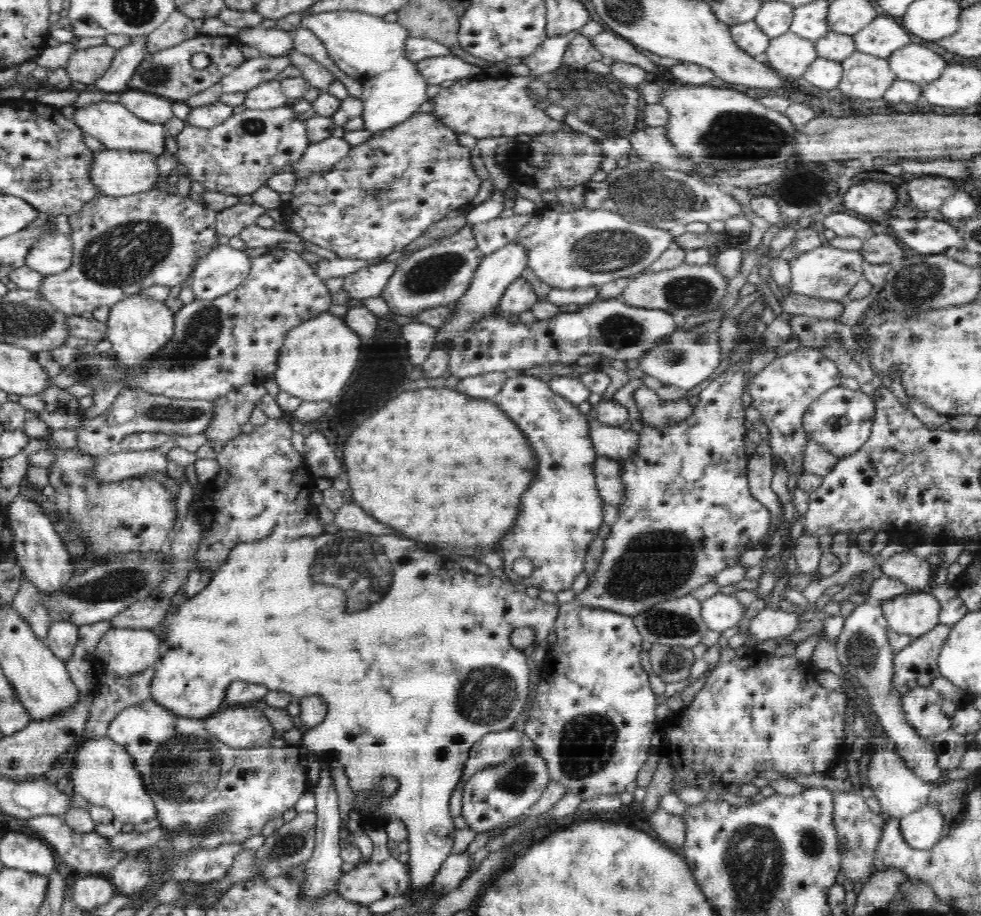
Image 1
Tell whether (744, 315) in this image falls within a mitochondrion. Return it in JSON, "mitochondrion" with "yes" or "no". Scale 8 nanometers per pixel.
{"mitochondrion":"no"}

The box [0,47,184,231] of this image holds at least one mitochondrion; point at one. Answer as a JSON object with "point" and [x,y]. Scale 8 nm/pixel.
{"point":[158,75]}

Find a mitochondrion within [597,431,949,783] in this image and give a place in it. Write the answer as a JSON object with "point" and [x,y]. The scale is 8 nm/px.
{"point":[656,563]}

